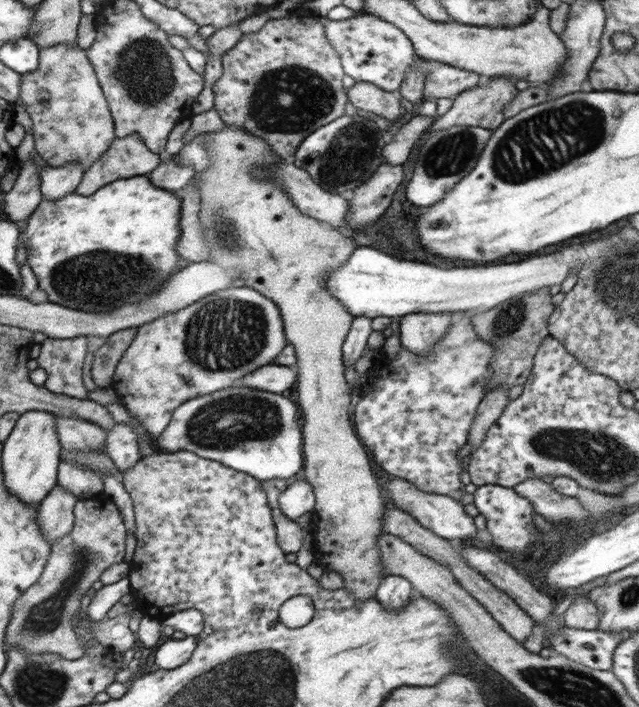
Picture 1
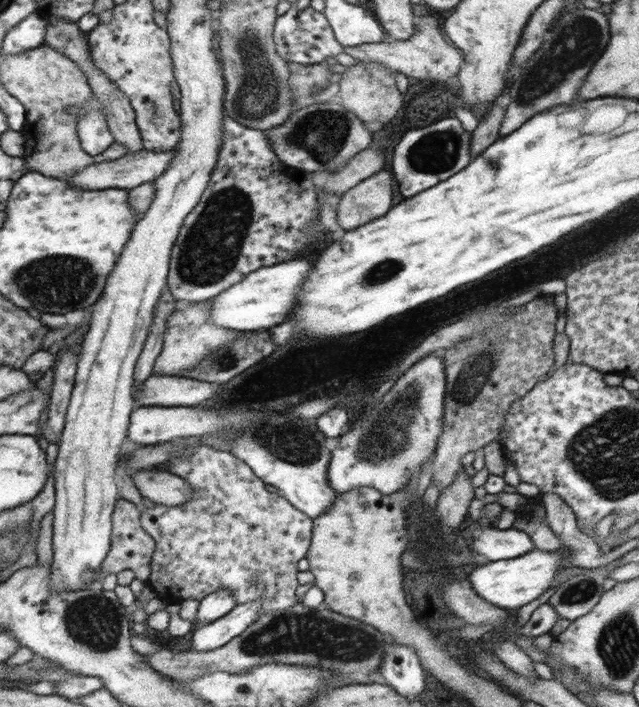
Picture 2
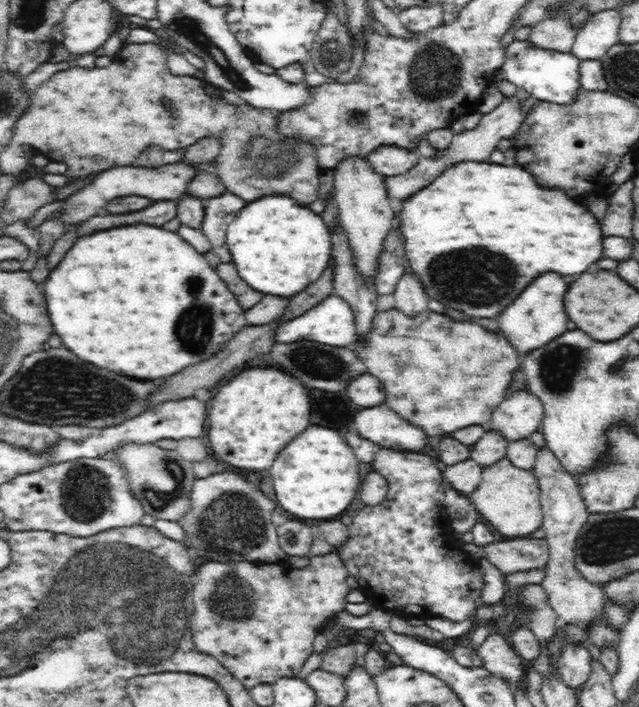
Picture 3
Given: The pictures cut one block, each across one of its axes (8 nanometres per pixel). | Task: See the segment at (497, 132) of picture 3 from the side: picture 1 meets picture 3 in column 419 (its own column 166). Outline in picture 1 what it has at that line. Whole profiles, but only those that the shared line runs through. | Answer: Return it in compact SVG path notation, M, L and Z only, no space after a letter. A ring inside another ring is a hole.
M168 158L162 160L148 176L155 186L176 193L181 192L193 180L194 174L192 166L180 165L175 159Z

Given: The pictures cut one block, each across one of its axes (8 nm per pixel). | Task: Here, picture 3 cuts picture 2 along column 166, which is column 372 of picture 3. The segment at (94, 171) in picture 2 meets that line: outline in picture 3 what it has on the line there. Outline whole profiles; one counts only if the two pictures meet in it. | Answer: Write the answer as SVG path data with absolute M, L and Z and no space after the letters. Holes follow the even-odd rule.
M382 145L373 153L368 154L367 161L371 170L379 176L396 177L416 166L420 157L396 145Z

